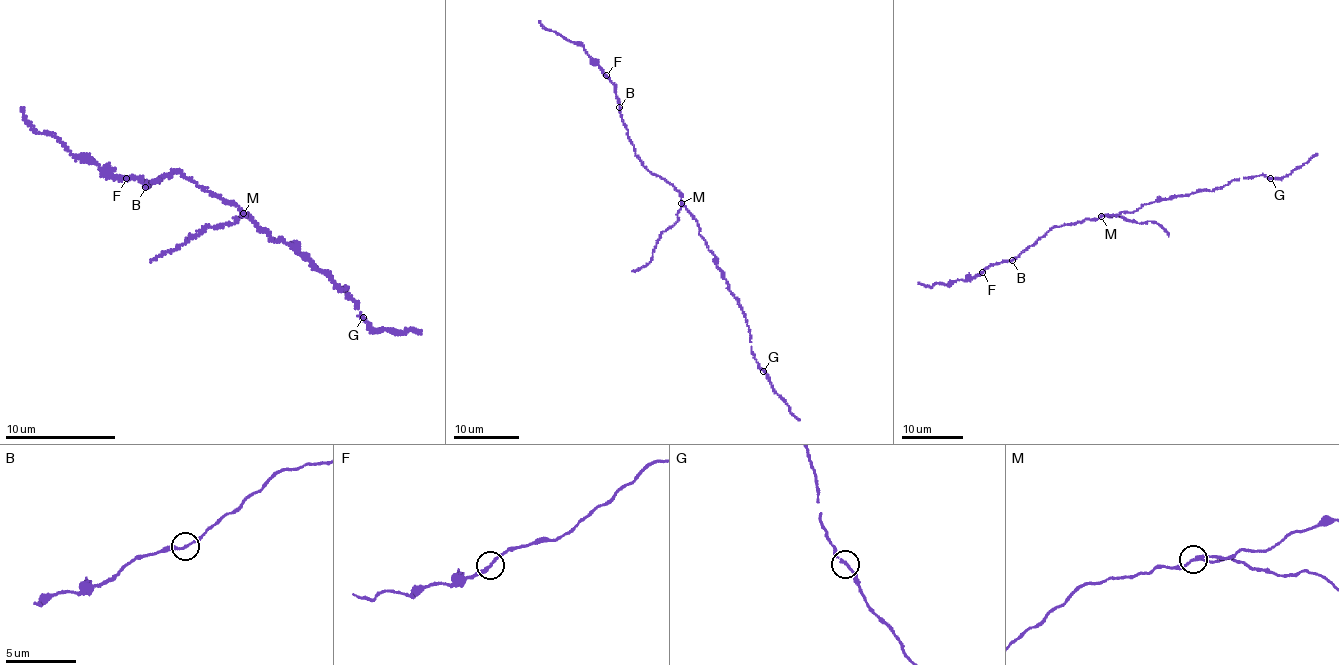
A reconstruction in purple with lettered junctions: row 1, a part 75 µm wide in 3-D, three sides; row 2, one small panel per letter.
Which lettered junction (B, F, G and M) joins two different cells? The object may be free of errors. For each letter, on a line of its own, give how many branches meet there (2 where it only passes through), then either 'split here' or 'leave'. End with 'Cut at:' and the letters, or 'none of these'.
B: 2 | leave
F: 2 | leave
G: 2 | leave
M: 3 | split here
Cut at: M

